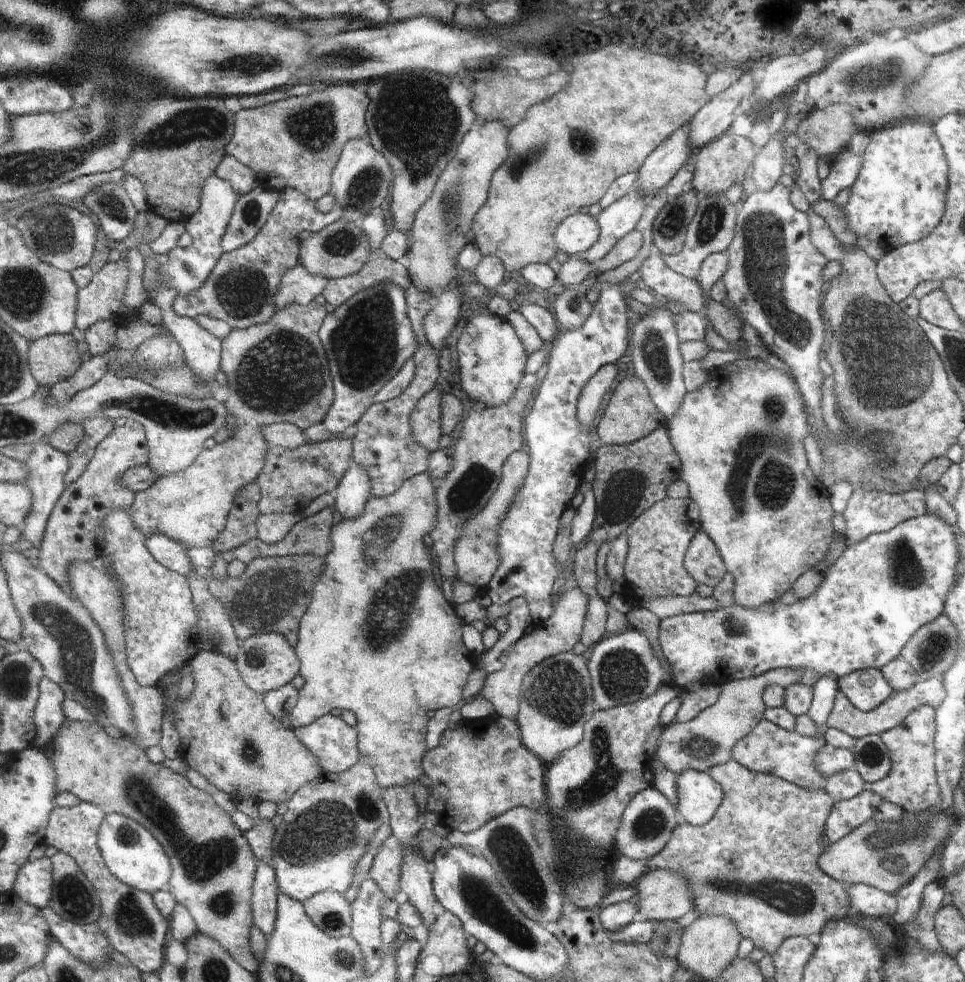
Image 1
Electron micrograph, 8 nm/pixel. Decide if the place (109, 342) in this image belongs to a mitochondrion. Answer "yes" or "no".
no

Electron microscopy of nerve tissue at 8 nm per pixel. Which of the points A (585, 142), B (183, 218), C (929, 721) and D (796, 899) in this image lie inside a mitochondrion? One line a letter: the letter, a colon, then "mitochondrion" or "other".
A: mitochondrion
B: other
C: other
D: mitochondrion

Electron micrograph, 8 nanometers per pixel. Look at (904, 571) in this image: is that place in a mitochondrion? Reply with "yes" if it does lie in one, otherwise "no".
yes

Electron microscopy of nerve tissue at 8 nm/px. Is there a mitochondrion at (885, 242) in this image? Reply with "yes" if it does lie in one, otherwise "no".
no

